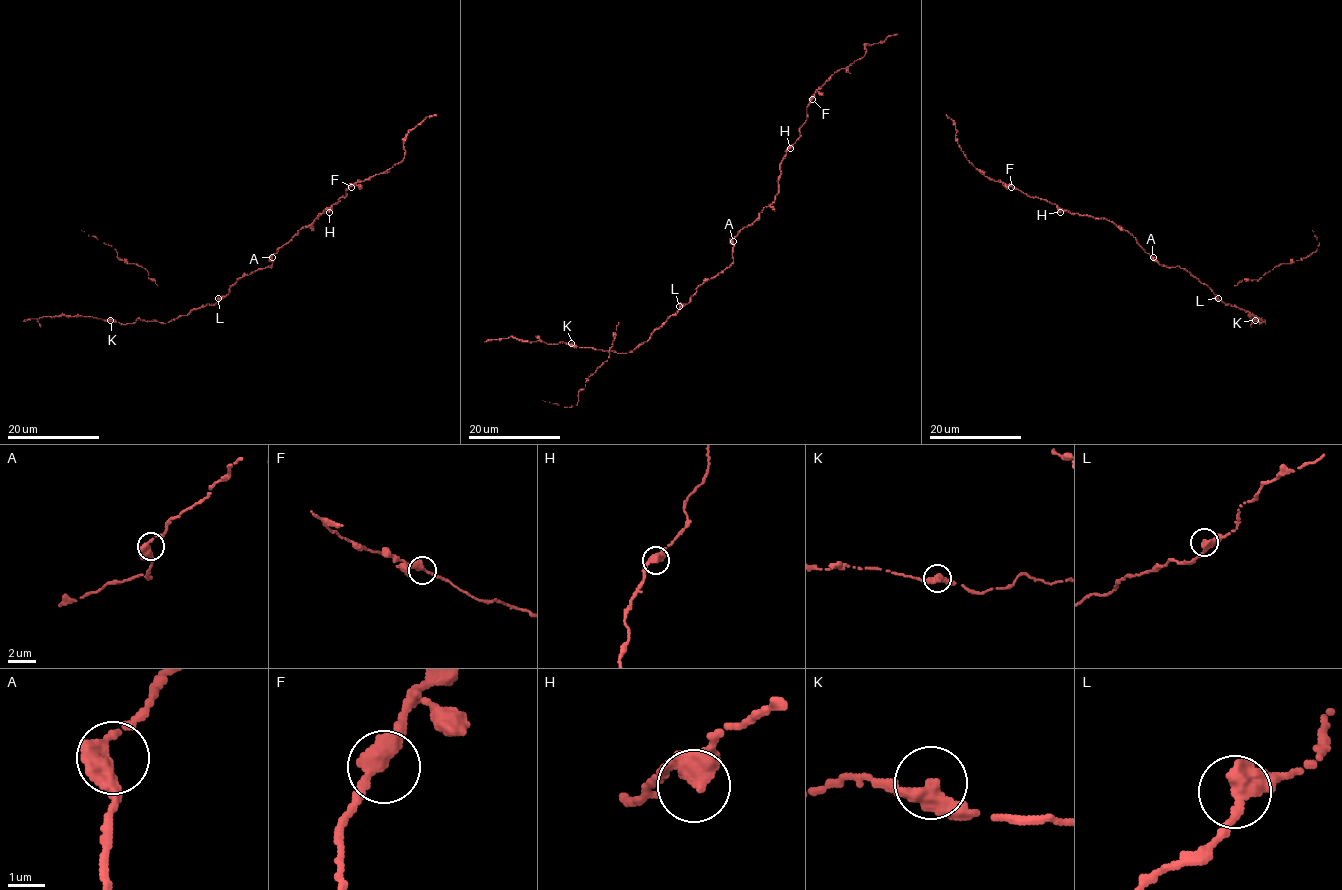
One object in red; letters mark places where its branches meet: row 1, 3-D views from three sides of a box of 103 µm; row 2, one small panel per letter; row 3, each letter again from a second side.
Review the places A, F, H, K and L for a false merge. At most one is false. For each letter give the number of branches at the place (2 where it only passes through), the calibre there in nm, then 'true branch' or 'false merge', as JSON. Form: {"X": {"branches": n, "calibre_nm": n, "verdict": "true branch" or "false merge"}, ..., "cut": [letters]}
{"A": {"branches": 2, "calibre_nm": 400, "verdict": "true branch"}, "F": {"branches": 2, "calibre_nm": 440, "verdict": "true branch"}, "H": {"branches": 2, "calibre_nm": 400, "verdict": "true branch"}, "K": {"branches": 2, "calibre_nm": 380, "verdict": "true branch"}, "L": {"branches": 2, "calibre_nm": 440, "verdict": "true branch"}, "cut": []}

